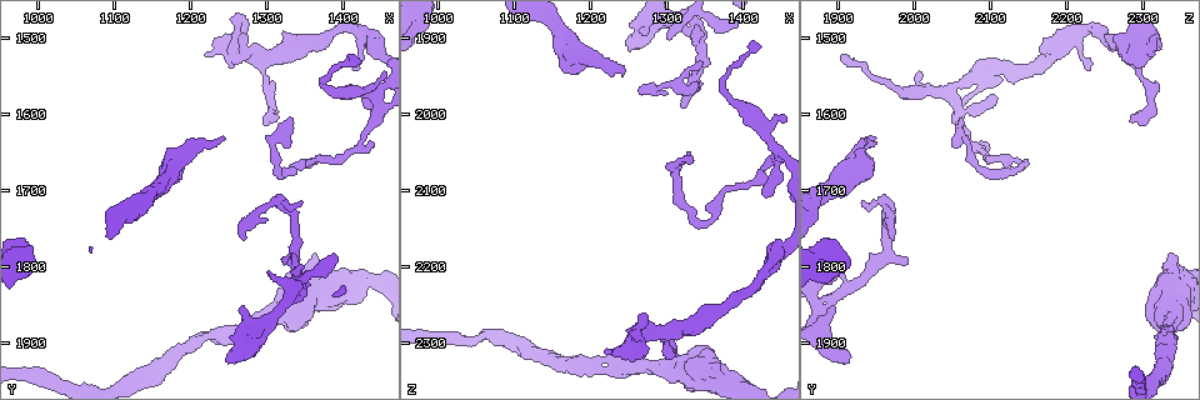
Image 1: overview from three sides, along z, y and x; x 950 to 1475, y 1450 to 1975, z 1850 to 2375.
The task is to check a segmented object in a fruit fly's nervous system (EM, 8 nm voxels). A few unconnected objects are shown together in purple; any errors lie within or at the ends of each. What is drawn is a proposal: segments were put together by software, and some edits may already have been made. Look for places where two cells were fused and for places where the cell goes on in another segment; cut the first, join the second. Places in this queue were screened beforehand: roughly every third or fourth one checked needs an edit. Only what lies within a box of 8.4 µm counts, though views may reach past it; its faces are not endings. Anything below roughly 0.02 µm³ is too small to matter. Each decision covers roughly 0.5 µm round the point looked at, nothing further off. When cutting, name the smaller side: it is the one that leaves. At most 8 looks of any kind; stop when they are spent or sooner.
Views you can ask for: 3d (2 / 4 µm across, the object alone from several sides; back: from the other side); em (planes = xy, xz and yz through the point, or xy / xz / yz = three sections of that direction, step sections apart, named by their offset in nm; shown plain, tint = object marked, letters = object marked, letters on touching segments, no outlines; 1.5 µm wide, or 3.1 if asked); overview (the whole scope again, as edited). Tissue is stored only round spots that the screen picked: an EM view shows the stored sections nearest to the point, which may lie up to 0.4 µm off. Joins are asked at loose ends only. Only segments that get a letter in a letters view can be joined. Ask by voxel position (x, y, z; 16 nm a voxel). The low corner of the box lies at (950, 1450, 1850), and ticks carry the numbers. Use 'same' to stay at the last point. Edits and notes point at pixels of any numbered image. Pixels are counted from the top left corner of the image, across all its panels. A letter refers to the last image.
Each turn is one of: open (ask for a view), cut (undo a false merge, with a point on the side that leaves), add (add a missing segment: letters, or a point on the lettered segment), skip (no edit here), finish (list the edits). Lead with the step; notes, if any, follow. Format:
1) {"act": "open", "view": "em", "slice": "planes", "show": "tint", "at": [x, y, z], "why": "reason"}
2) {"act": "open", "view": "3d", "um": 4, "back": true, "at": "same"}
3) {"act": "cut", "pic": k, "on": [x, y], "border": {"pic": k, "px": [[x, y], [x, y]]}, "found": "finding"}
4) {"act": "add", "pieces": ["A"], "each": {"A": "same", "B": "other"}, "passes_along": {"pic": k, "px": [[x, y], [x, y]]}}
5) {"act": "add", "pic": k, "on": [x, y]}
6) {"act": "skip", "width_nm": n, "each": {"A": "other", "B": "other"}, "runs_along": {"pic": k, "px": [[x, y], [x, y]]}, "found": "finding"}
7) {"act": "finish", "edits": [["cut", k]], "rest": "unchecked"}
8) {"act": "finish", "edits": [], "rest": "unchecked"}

{"act": "open", "view": "3d", "um": 2, "back": true, "at": [1415, 1540, 2230], "why": "tapers out"}

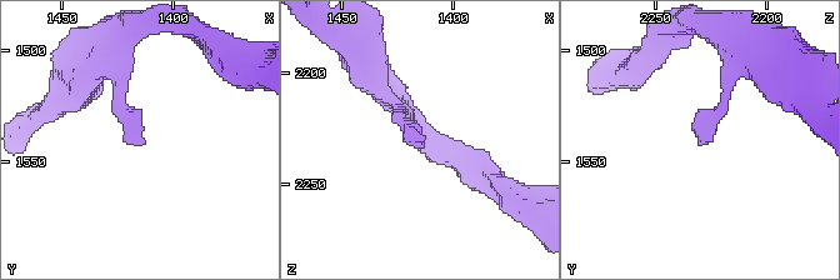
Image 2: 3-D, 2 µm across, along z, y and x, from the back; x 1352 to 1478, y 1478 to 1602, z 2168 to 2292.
{"act": "open", "view": "em", "slice": "xz", "step": 8, "show": "tint", "at": [1413, 1541, 2230], "why": "shape alone is not enough"}

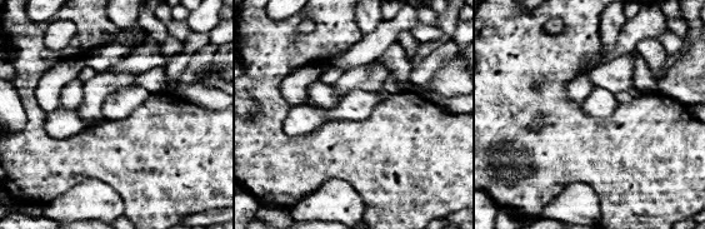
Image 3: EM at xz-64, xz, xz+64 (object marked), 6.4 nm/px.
{"act": "open", "view": "em", "slice": "planes", "show": "letters", "at": "same"}

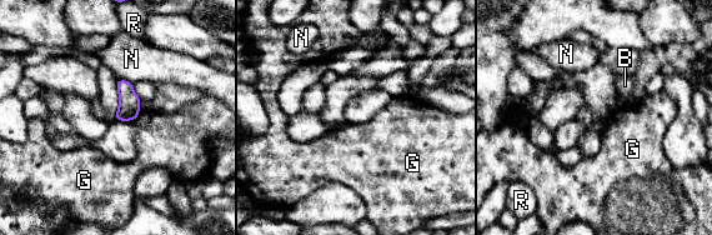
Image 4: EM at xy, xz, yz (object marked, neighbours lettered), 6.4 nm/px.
{"act": "skip", "longest_contact_nm": ["N", 100], "each": {"B": "other", "G": "other", "N": "other", "R": "other"}, "border": {"pic": 4, "px": [[140, 110], [136, 118]]}, "found": "none of them fits"}

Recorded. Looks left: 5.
{"act": "open", "view": "em", "slice": "planes", "show": "tint", "at": [1355, 1660, 2145], "why": "abrupt turn"}

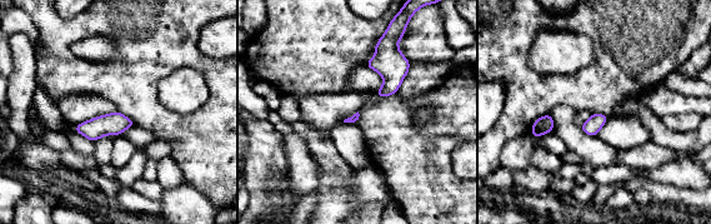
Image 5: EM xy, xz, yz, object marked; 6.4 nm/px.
{"act": "open", "view": "em", "slice": "planes", "show": "letters", "at": "same"}

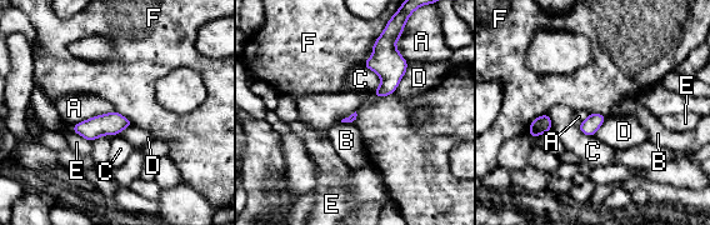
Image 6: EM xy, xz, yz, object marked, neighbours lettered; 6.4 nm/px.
{"act": "skip", "width_nm": 60, "each": {"A": "other", "B": "other", "C": "other", "D": "other", "E": "other", "F": "other"}, "border": {"pic": 6, "px": [[385, 28], [363, 65]]}, "found": "one cell here"}

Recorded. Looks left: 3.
{"act": "open", "view": "em", "slice": "planes", "show": "letters", "at": [1245, 1920, 1915], "why": "an open end"}

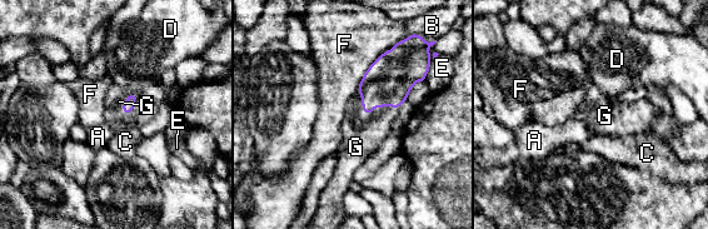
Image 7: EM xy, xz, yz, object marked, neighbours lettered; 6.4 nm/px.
{"act": "add", "pieces": ["G"], "longest_contact_nm": ["F", 420], "each": {"A": "other", "B": "other", "C": "other", "D": "other", "E": "other", "F": "other", "G": "same"}, "passes_along": {"pic": 7, "px": [[387, 83], [362, 96], [352, 128]]}, "found": "it goes on there"}

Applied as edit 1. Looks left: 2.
{"act": "finish", "edits": [["add", 7]], "rest": "unchecked"}

